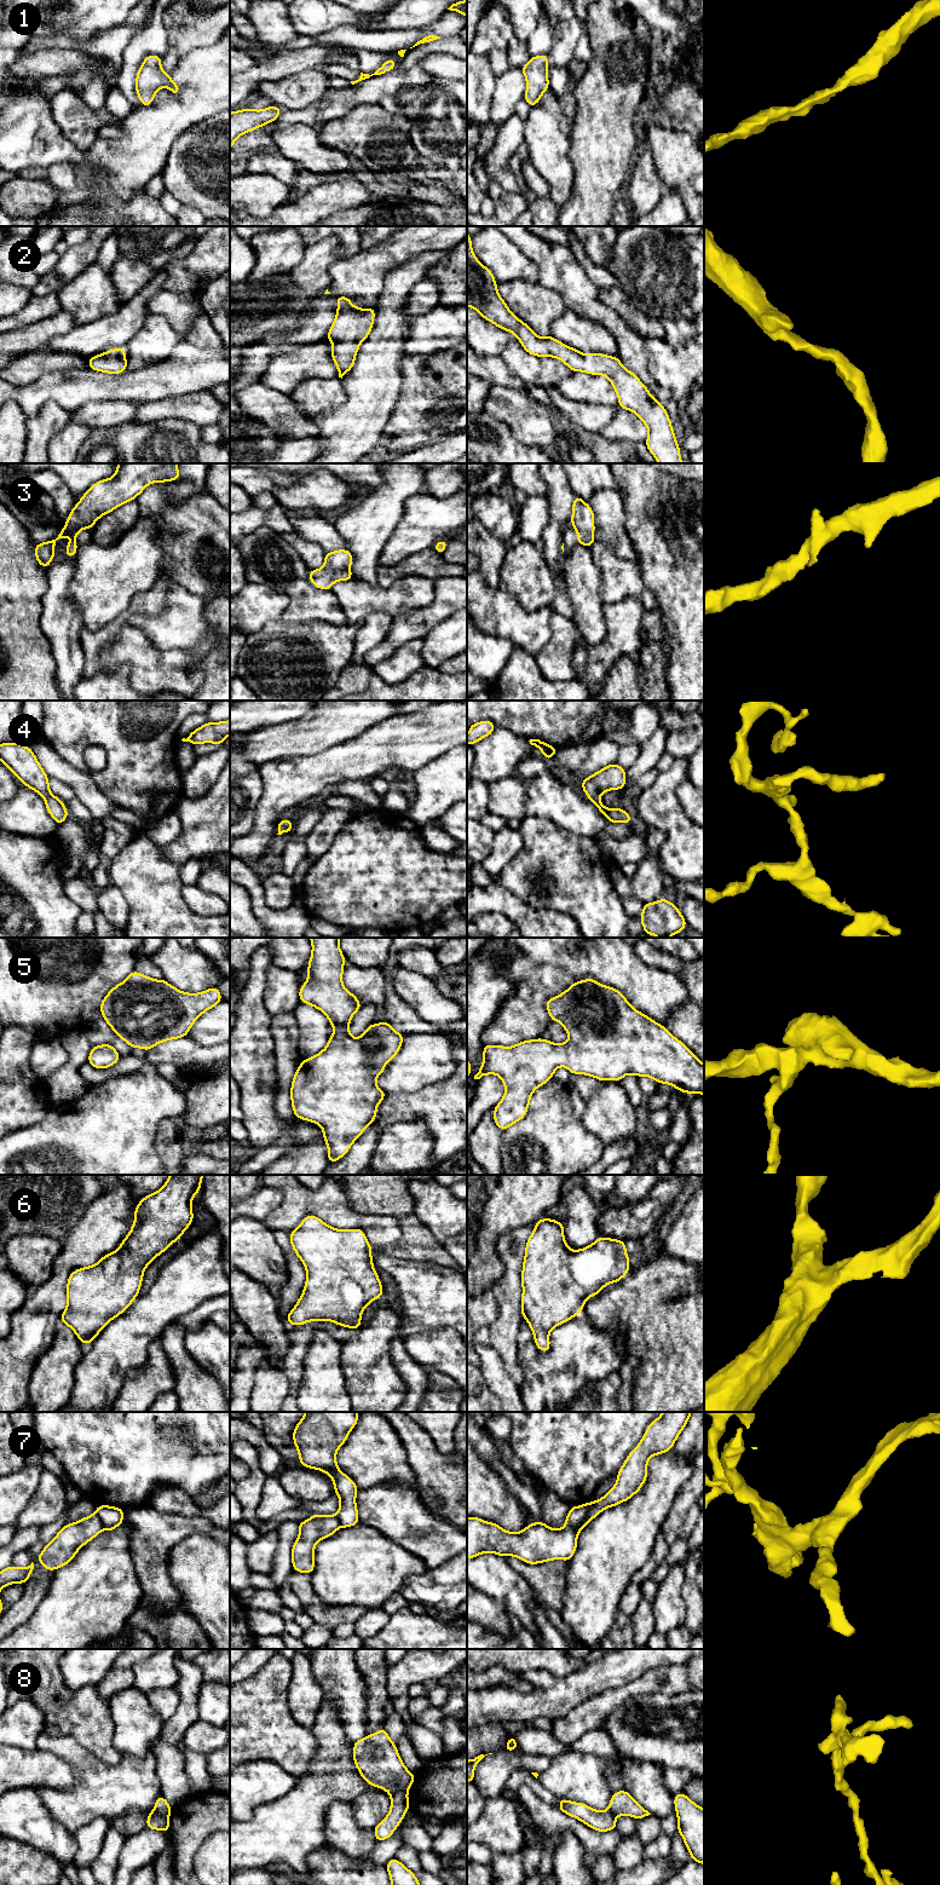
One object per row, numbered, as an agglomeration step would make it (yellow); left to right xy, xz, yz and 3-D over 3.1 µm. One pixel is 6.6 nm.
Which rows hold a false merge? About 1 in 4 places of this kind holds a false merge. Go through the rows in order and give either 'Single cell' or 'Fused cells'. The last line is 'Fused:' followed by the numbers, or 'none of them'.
1: Single cell
2: Single cell
3: Single cell
4: Single cell
5: Single cell
6: Single cell
7: Fused cells
8: Fused cells
Fused: 7, 8

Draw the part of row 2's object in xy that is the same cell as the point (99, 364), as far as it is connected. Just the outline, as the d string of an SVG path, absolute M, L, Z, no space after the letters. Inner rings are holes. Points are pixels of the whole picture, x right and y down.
M125 347L109 350L88 358L88 368L106 374L121 374L127 370Z

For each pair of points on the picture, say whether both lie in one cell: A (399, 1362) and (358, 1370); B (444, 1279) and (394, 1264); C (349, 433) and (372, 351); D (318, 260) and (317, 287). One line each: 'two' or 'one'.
A: two
B: one
C: one
D: one

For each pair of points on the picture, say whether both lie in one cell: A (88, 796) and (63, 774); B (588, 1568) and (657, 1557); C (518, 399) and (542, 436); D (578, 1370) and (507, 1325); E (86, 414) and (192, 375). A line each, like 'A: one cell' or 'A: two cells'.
A: one cell
B: two cells
C: one cell
D: two cells
E: two cells

